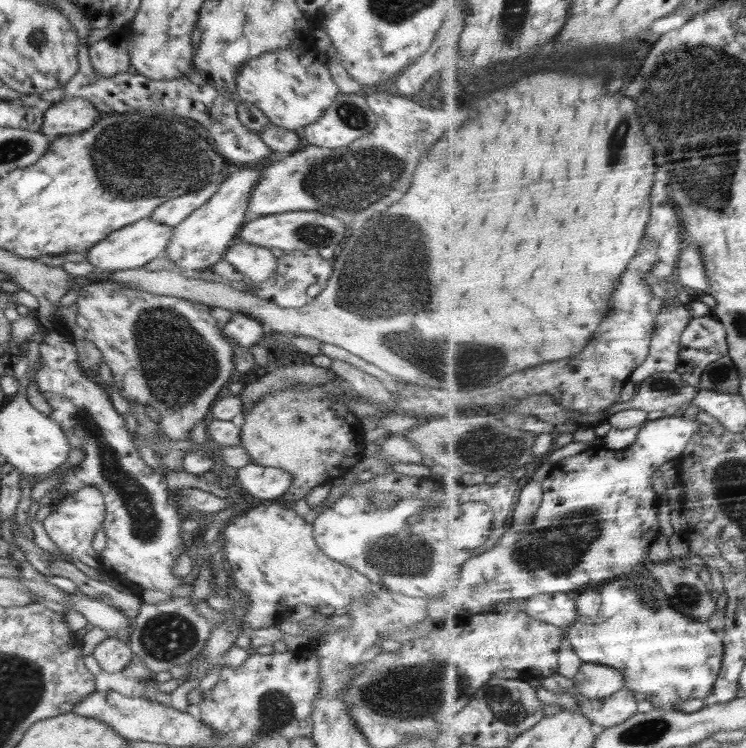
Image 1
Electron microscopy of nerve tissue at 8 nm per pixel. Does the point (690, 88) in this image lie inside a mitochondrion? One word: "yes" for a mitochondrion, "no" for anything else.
yes

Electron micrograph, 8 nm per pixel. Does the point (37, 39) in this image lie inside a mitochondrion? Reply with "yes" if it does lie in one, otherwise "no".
yes

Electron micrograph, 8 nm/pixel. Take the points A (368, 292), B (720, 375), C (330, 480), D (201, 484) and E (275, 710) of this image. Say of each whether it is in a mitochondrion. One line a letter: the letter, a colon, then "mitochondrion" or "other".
A: mitochondrion
B: mitochondrion
C: other
D: other
E: mitochondrion

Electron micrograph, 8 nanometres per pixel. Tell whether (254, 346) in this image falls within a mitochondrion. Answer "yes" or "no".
no

